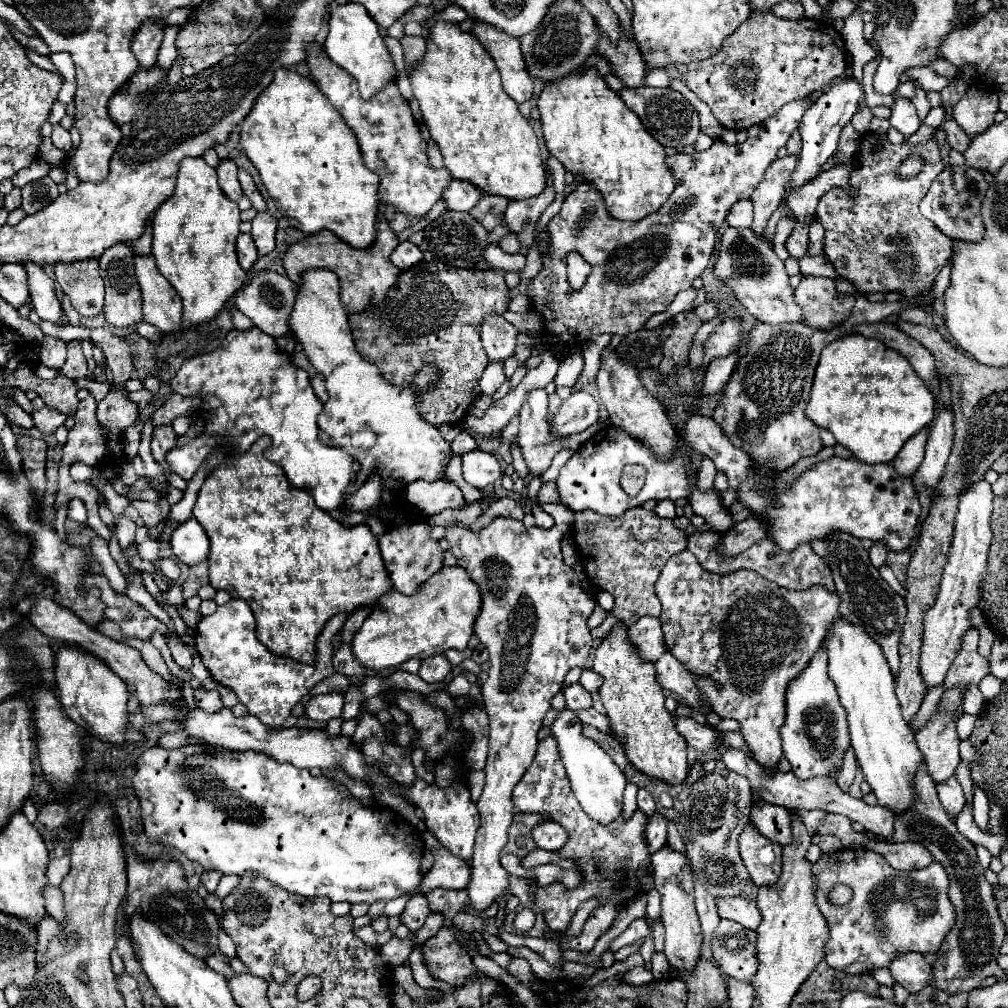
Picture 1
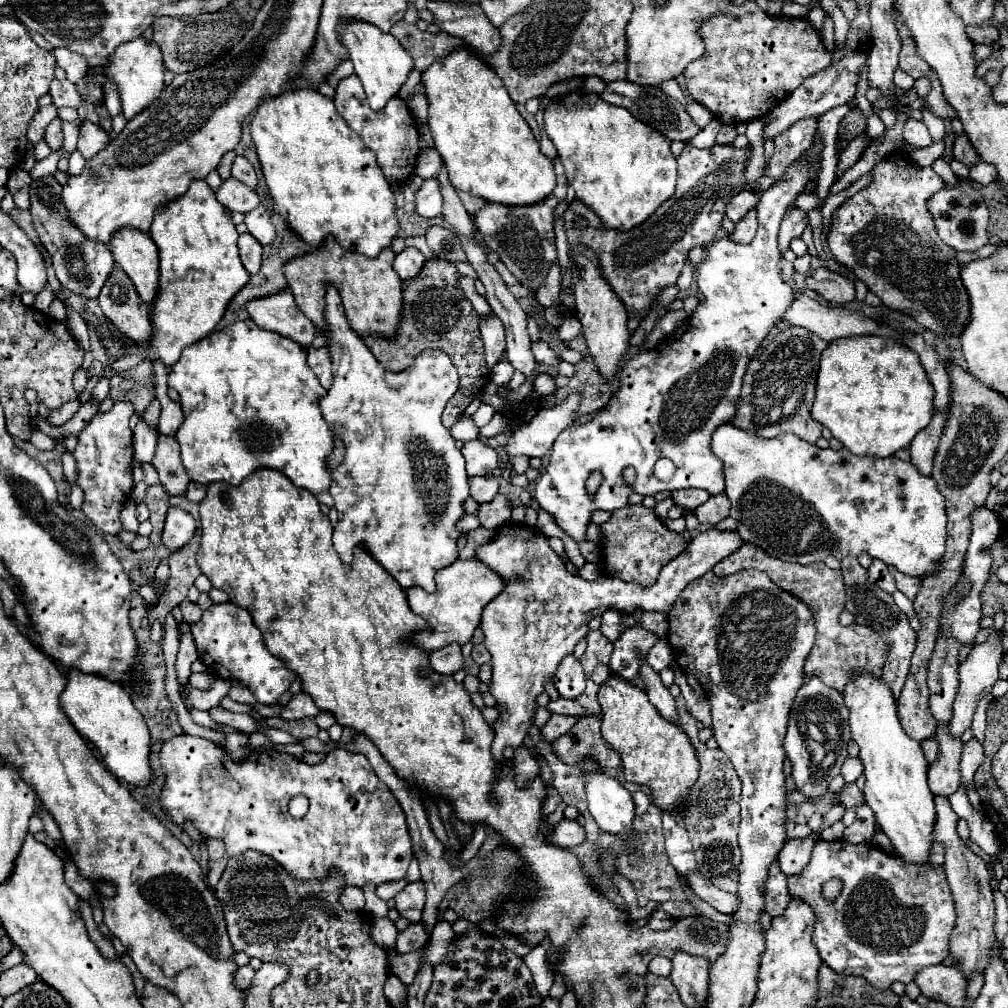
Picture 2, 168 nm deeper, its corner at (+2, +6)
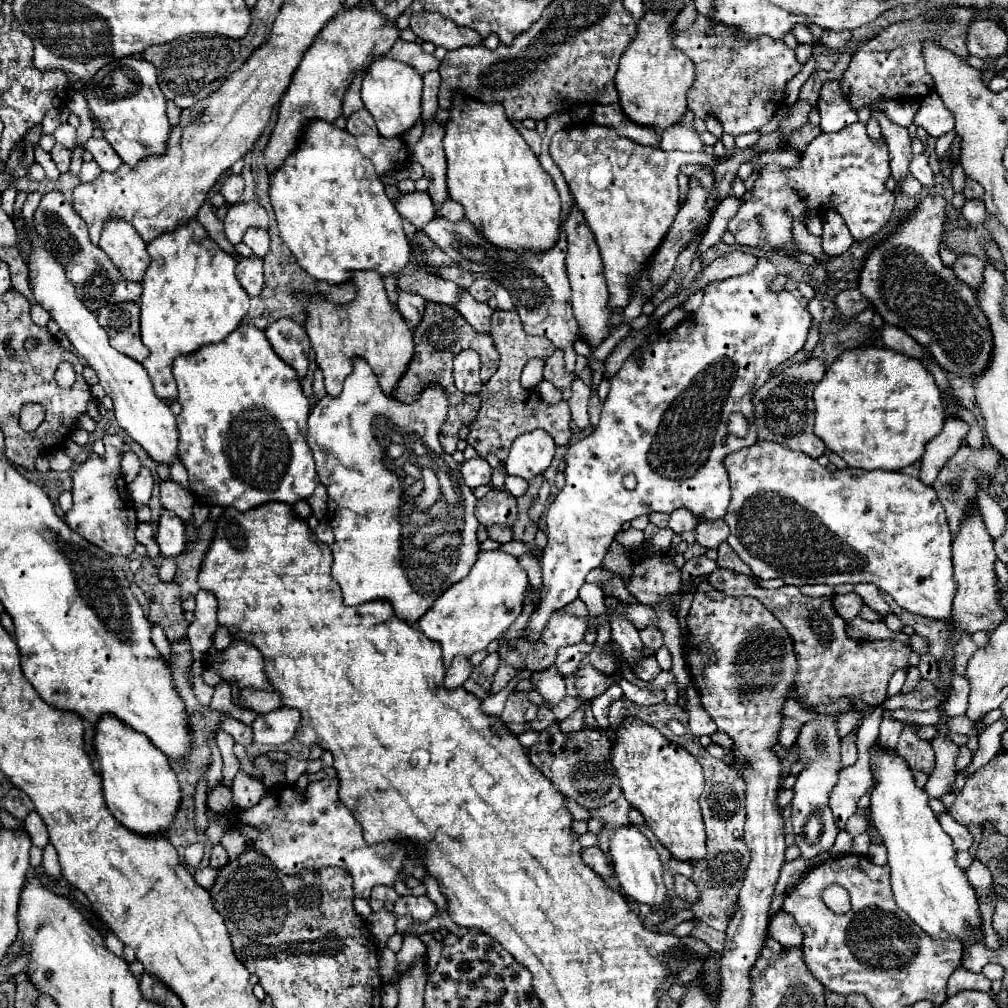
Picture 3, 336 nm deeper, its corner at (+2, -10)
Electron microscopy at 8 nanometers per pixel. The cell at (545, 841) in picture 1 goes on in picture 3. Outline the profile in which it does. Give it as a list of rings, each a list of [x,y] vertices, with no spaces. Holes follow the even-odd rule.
[[[597,846],[583,848],[583,850],[581,850],[581,858],[583,858],[583,862],[585,862],[589,868],[593,868],[593,870],[595,870],[599,876],[603,876],[605,880],[609,880],[609,878],[613,876],[613,872],[611,872],[611,868],[609,868],[609,862],[607,862],[607,858],[605,858],[605,854],[603,854],[601,848],[597,848]]]

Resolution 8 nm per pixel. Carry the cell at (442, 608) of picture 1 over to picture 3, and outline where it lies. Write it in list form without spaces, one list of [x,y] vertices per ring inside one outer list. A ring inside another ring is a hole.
[[[499,550],[493,552],[479,552],[477,562],[473,564],[471,572],[459,580],[457,584],[453,584],[451,588],[447,588],[435,602],[433,608],[420,618],[417,625],[429,639],[437,640],[441,644],[443,650],[443,664],[449,666],[451,660],[461,654],[465,658],[469,658],[471,654],[475,654],[477,650],[485,650],[489,646],[489,642],[501,638],[505,634],[505,630],[515,622],[515,618],[519,616],[519,612],[523,610],[523,594],[527,588],[527,574],[525,570],[517,564],[517,558]]]

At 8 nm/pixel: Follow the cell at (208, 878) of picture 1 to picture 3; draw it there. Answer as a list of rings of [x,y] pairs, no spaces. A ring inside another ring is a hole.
[[[215,846],[211,850],[211,858],[209,858],[209,866],[211,868],[223,868],[223,864],[227,864],[227,852],[223,846]]]

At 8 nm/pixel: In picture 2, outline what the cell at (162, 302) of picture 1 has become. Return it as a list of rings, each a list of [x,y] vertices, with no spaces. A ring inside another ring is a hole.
[[[121,228],[117,230],[109,240],[109,250],[113,258],[117,260],[117,266],[123,268],[123,272],[133,280],[139,296],[145,300],[147,306],[151,306],[153,296],[157,294],[157,280],[159,280],[159,252],[155,242],[147,232],[141,232],[137,228]]]

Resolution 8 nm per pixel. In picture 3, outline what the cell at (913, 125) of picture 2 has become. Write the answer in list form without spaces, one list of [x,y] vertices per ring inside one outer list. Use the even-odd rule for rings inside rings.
[[[921,152],[915,154],[911,164],[909,164],[909,172],[923,184],[923,186],[933,186],[933,170],[929,166],[929,154]]]

